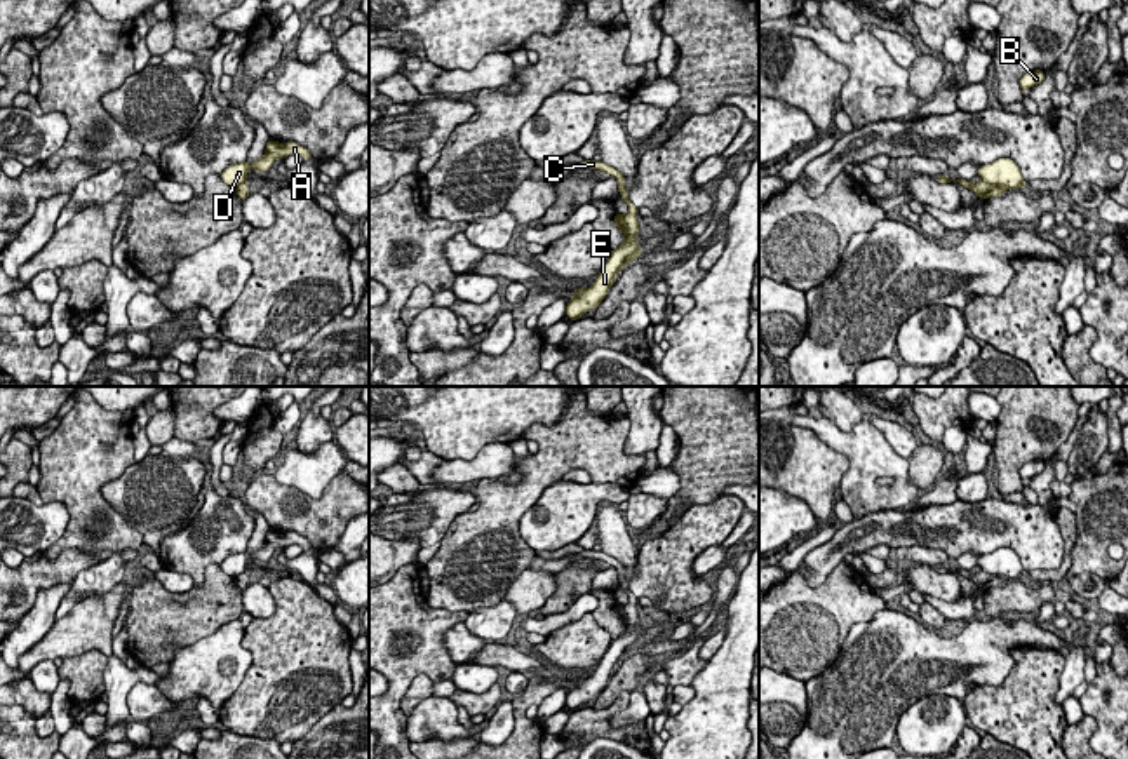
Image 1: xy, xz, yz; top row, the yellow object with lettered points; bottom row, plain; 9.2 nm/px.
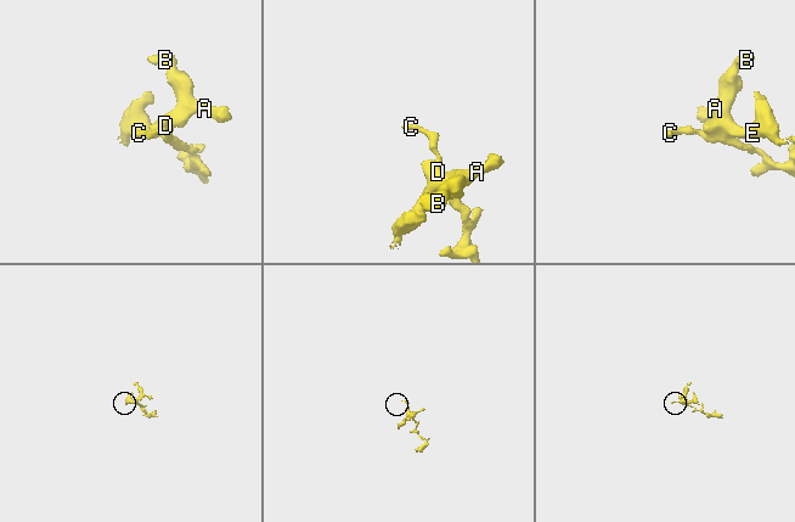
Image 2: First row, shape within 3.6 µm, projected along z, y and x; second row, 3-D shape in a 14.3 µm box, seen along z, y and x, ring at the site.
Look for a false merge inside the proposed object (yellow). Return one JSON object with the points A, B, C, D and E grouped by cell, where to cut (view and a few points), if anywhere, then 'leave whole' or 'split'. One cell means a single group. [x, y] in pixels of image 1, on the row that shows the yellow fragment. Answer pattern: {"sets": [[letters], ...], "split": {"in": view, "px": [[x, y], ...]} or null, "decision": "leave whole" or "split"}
{"sets": [["A", "B", "D", "E"], ["C"]], "split": {"in": "xz", "px": [[622, 216], [627, 232], [636, 239]]}, "decision": "split"}

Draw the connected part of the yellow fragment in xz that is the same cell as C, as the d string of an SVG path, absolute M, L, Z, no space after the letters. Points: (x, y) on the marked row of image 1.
M583 160L583 162L580 162L580 165L608 172L611 178L614 178L618 181L618 193L621 195L621 198L628 205L628 212L623 216L623 219L627 223L630 237L637 238L637 232L639 232L637 211L639 209L628 198L628 191L625 188L625 176L604 162Z

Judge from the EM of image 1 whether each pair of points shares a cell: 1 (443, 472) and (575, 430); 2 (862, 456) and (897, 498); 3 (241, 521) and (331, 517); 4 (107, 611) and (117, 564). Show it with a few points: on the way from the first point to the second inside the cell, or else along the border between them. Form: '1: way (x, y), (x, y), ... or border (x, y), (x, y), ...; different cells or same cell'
1: border (523, 477), (516, 483), (502, 479), (479, 481); different cells
2: way (864, 470), (864, 479), (883, 497); same cell
3: border (244, 500), (251, 512); different cells
4: border (124, 578), (101, 596), (86, 596), (73, 604); different cells

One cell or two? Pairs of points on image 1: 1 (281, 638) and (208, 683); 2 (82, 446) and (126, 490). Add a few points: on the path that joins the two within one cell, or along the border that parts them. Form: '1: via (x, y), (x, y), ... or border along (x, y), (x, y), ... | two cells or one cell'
1: border along (246, 629), (242, 646), (251, 665), (234, 691) | two cells
2: border along (133, 462), (101, 488), (101, 497), (124, 519) | two cells

